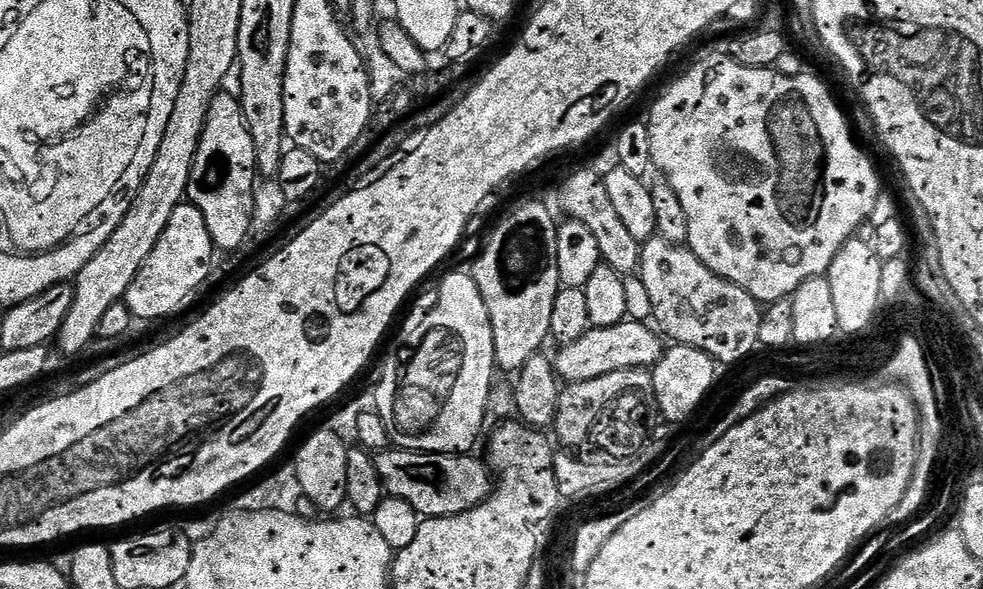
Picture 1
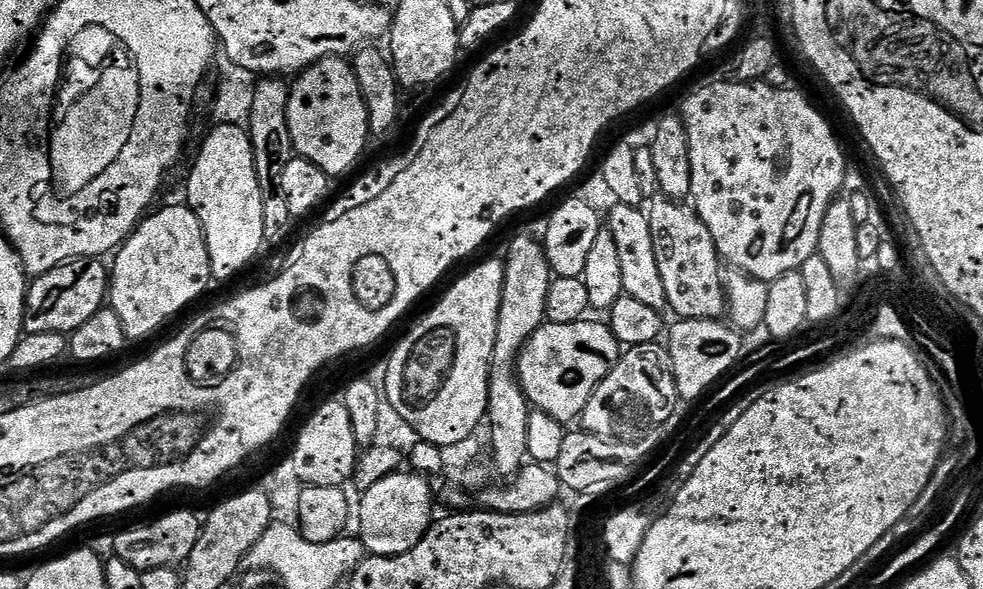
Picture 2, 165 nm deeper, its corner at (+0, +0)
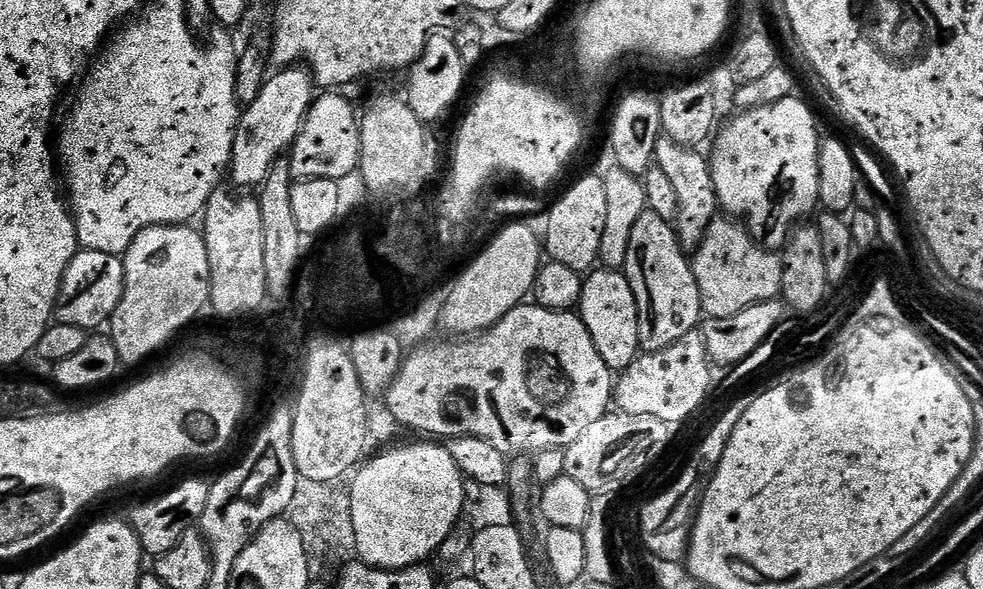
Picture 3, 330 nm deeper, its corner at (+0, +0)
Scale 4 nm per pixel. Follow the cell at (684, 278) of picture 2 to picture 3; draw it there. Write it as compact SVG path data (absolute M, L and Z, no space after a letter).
M661 135L656 141L655 167L661 168L668 175L670 183L674 185L674 191L678 193L678 214L674 227L676 237L685 250L696 250L706 238L711 223L718 217L712 166L709 157L700 152L703 151L682 146L665 135Z

